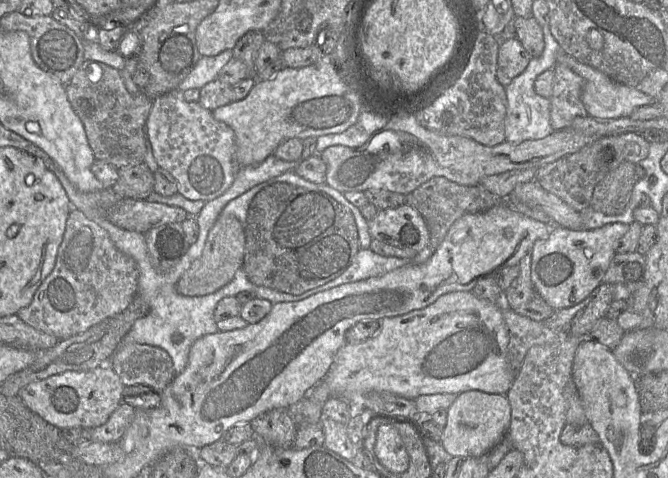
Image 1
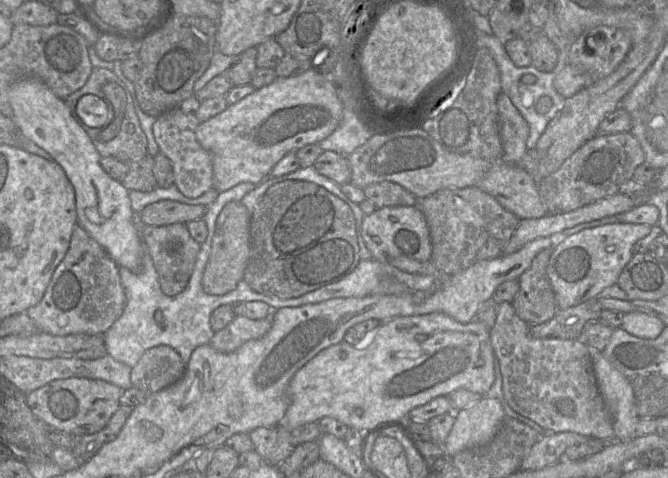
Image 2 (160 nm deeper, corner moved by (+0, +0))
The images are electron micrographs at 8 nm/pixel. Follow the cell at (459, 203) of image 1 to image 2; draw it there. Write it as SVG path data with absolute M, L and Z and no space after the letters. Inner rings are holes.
M477 186L438 190L418 199L417 206L430 231L430 262L445 275L456 274L476 262L502 255L520 223L515 214L504 209L493 196Z

